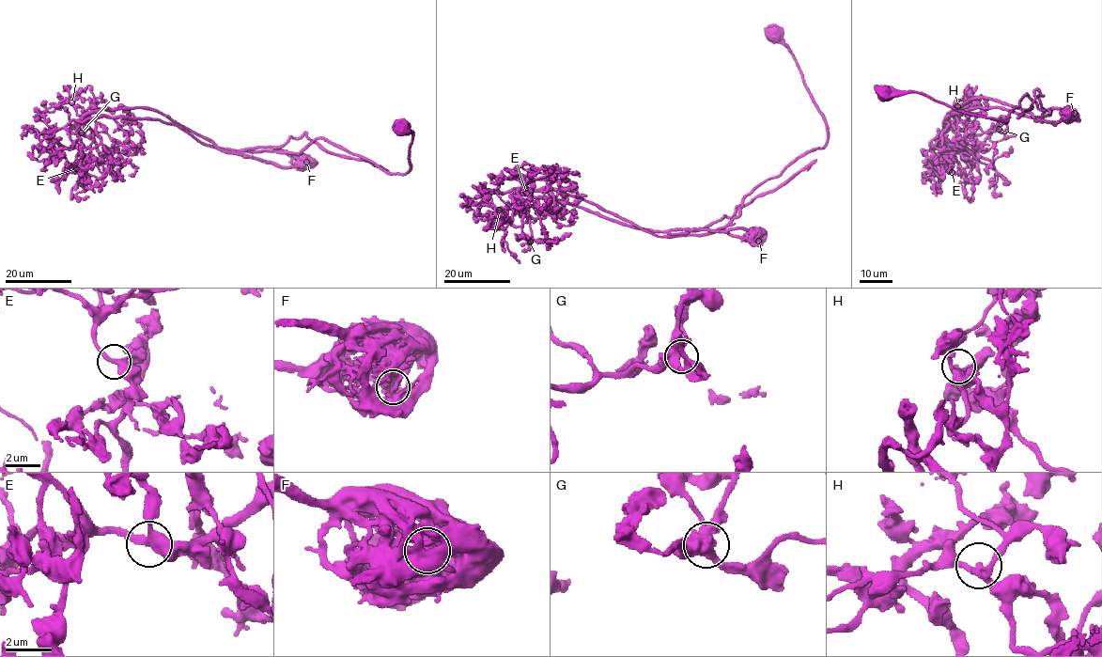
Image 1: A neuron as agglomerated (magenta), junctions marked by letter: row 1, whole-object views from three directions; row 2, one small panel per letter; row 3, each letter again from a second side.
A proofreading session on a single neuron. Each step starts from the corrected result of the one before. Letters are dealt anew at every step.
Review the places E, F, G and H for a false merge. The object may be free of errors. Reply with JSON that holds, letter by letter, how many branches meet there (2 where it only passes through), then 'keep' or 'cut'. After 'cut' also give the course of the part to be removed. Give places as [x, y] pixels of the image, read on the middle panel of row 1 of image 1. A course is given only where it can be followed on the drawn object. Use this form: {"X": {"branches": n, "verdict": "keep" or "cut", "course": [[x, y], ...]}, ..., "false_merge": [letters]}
{"E": {"branches": 3, "verdict": "keep"}, "F": {"branches": 5, "verdict": "cut", "course": [[757, 241], [742, 228], [642, 229], [566, 201], [513, 195], [550, 215], [556, 195], [564, 195], [560, 212]]}, "G": {"branches": 5, "verdict": "keep"}, "H": {"branches": 3, "verdict": "keep"}, "false_merge": ["F"]}

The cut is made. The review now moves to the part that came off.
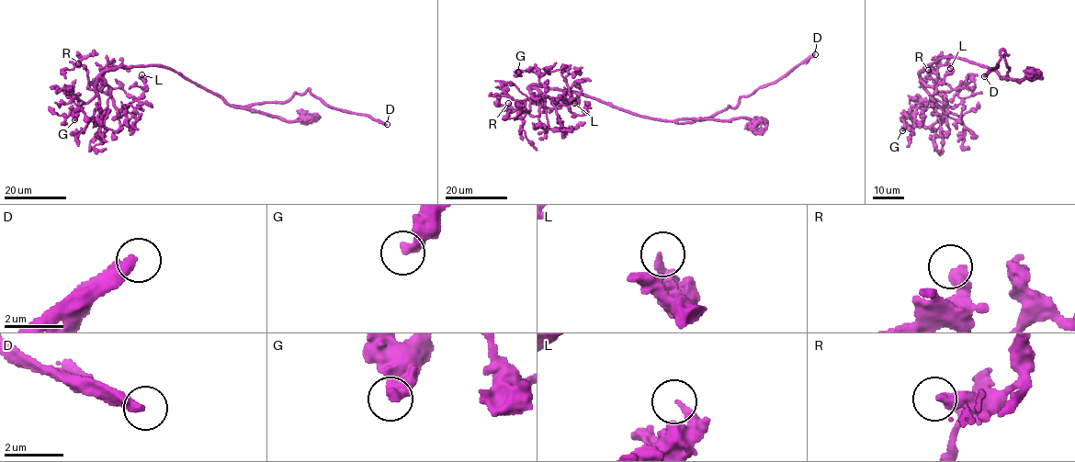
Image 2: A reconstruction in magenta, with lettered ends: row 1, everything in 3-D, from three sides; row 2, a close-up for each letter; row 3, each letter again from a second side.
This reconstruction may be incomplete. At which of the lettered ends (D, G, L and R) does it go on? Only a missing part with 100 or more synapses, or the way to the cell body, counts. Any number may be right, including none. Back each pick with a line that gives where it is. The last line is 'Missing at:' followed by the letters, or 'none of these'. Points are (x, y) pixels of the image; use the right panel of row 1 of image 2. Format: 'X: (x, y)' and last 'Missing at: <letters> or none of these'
D: (984, 76)
Missing at: D

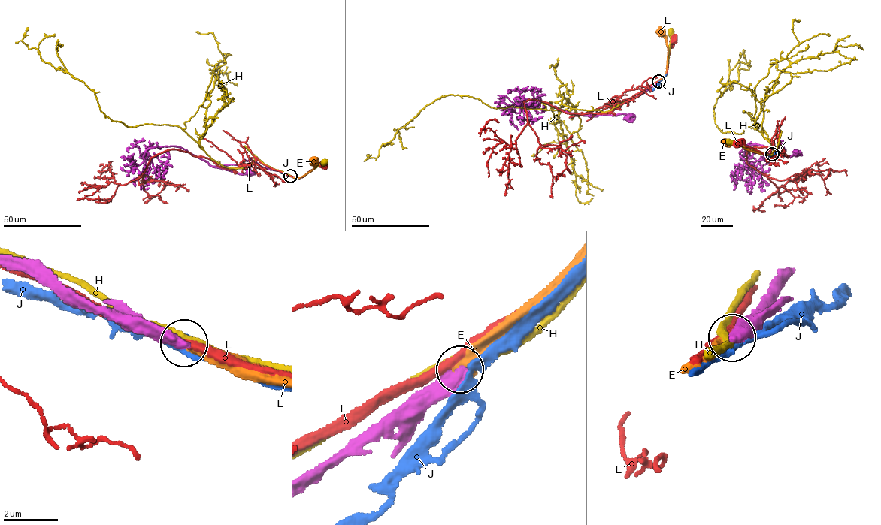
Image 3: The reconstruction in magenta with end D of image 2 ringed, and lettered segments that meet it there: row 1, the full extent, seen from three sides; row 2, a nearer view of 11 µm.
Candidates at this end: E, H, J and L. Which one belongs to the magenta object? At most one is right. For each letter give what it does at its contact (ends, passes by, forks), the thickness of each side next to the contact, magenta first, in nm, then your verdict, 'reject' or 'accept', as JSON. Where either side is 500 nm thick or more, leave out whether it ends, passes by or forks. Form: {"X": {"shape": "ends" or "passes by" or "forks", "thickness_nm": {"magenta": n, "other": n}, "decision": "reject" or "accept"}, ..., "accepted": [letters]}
{"E": {"shape": "ends", "thickness_nm": {"magenta": 480, "other": 400}, "decision": "accept"}, "H": {"shape": "passes by", "thickness_nm": {"magenta": 480, "other": 240}, "decision": "reject"}, "J": {"thickness_nm": {"magenta": 550, "other": 280}, "decision": "reject"}, "L": {"thickness_nm": {"magenta": 650, "other": 320}, "decision": "reject"}, "accepted": ["E"]}

